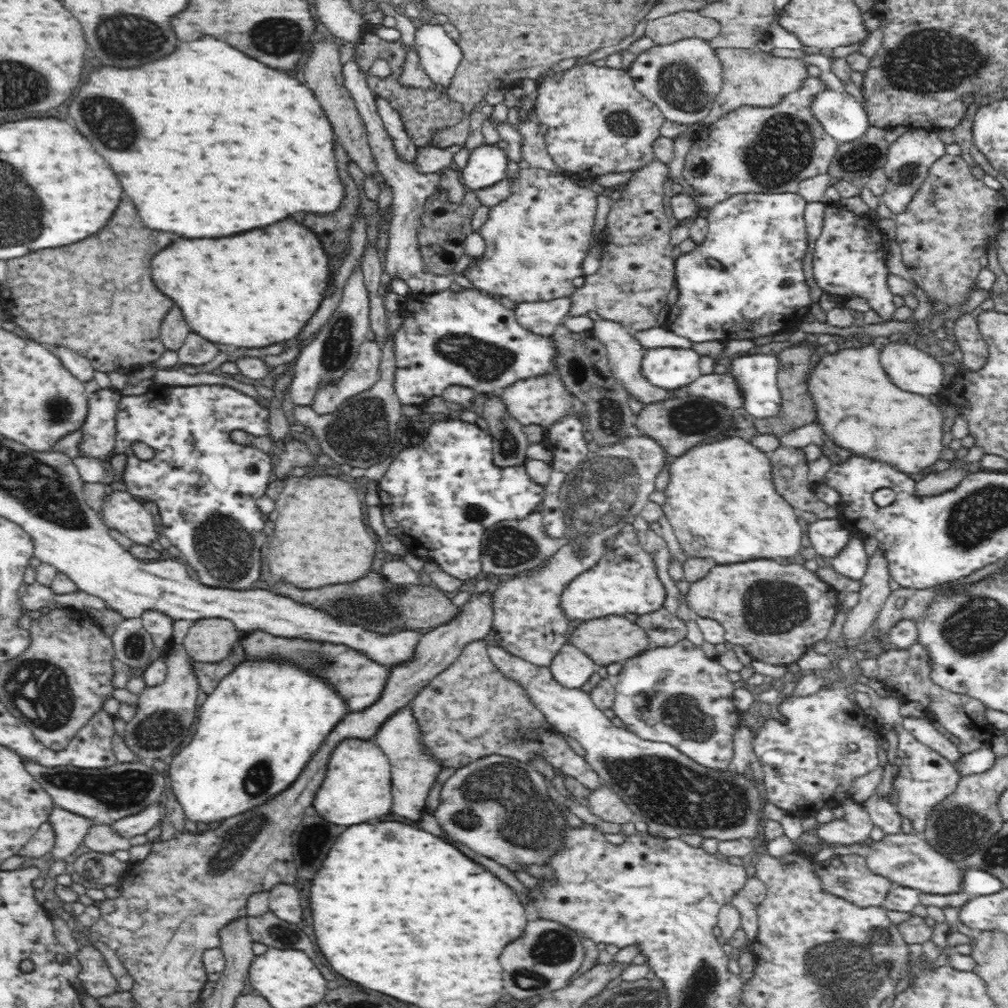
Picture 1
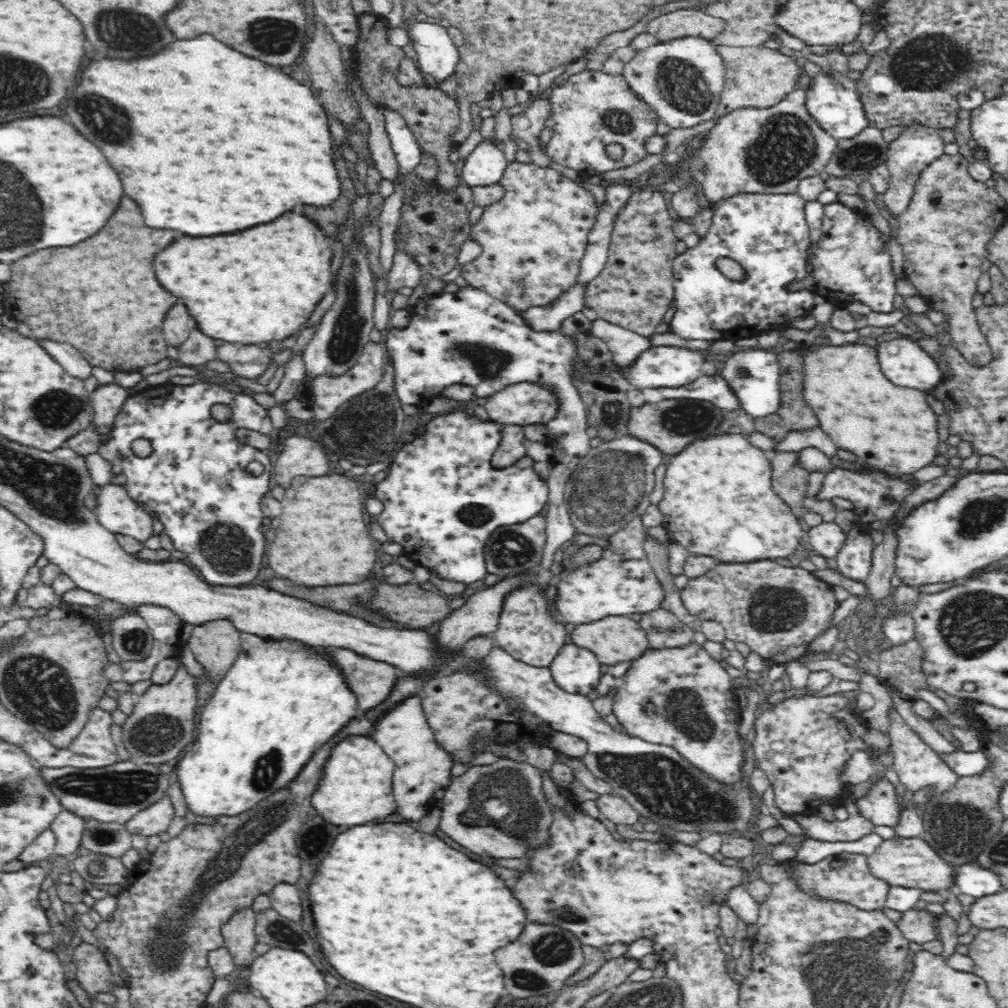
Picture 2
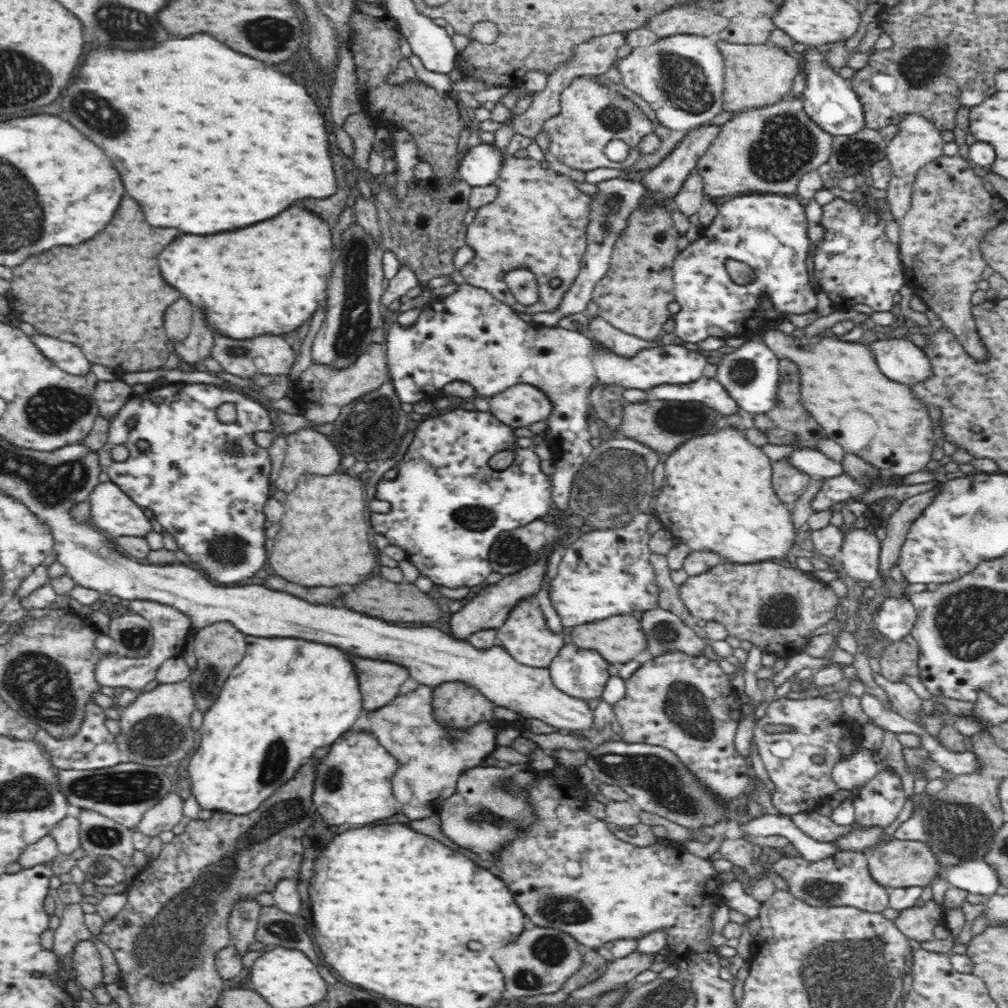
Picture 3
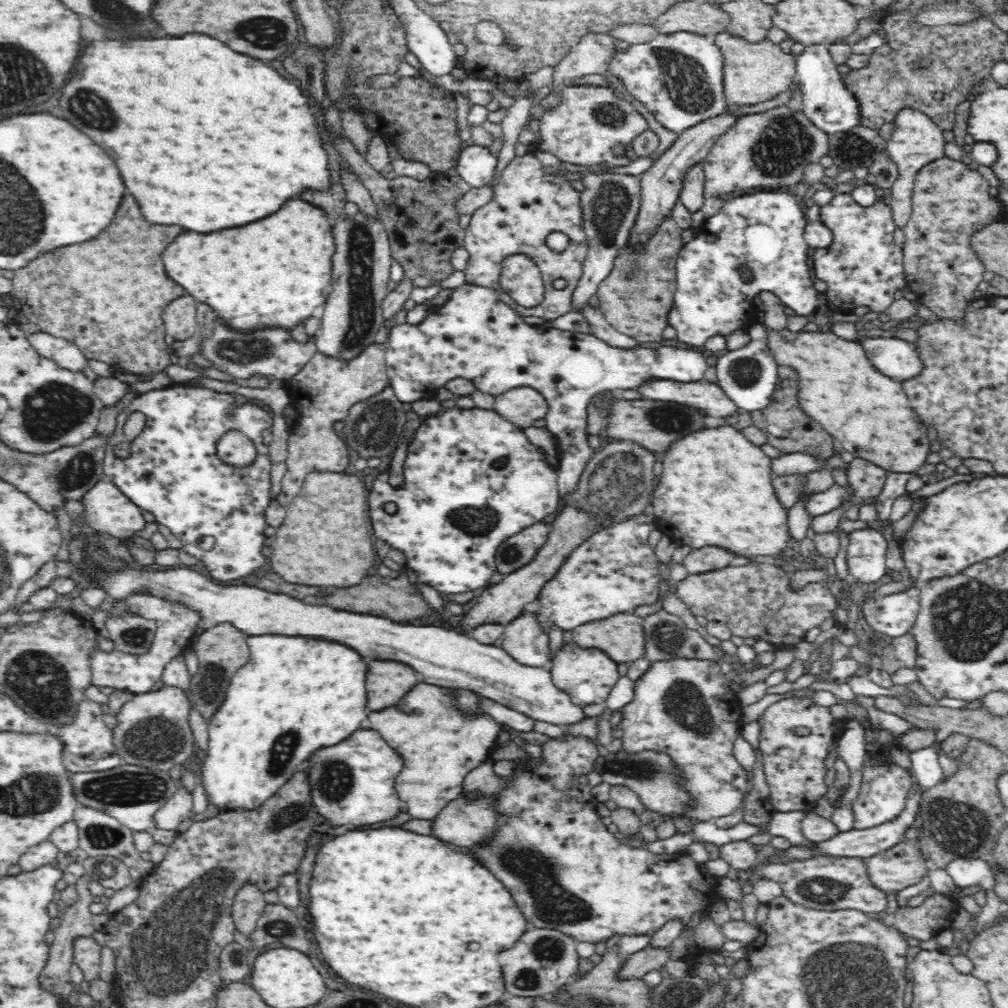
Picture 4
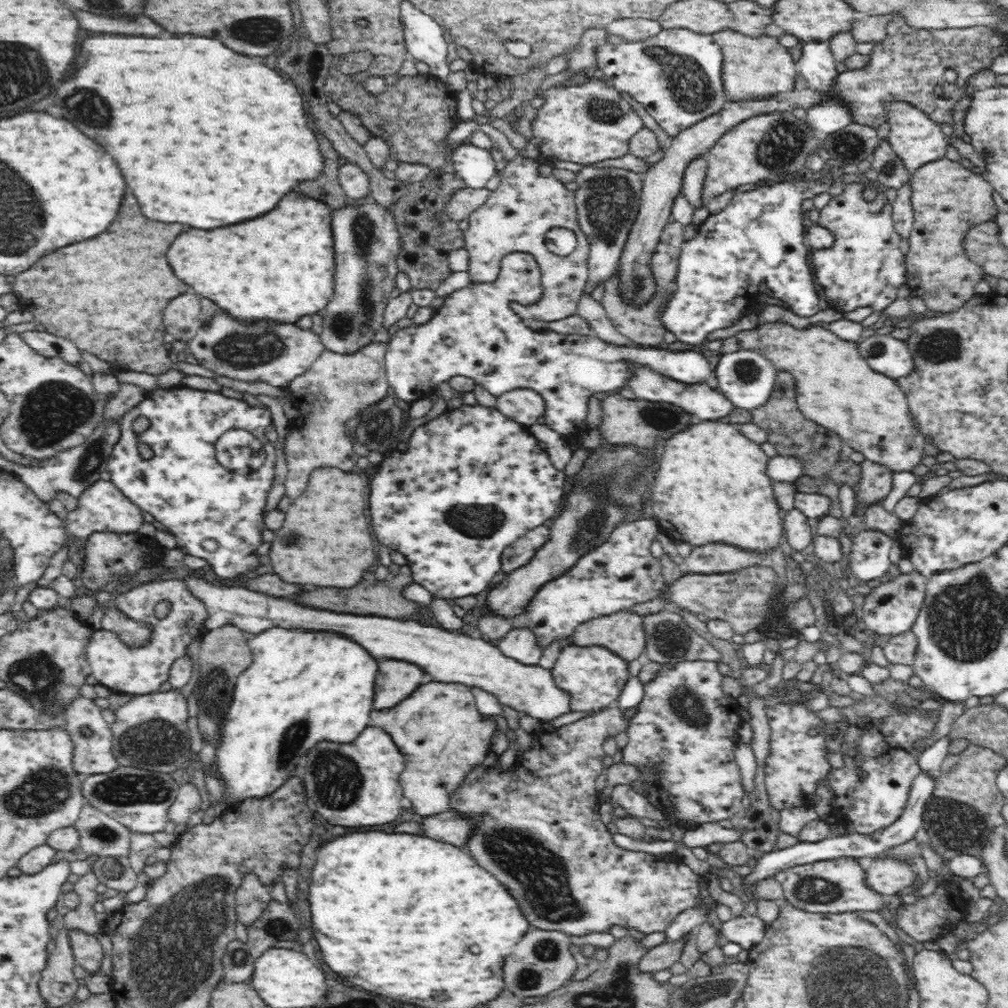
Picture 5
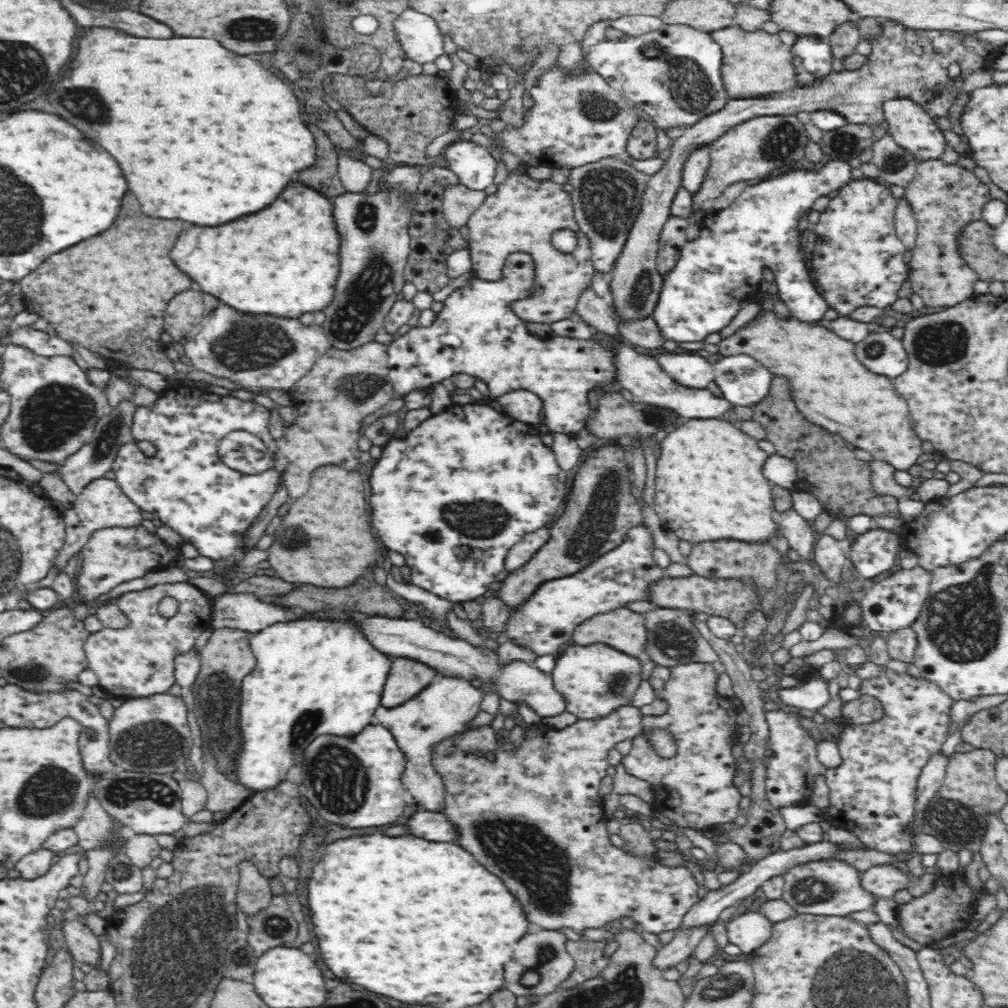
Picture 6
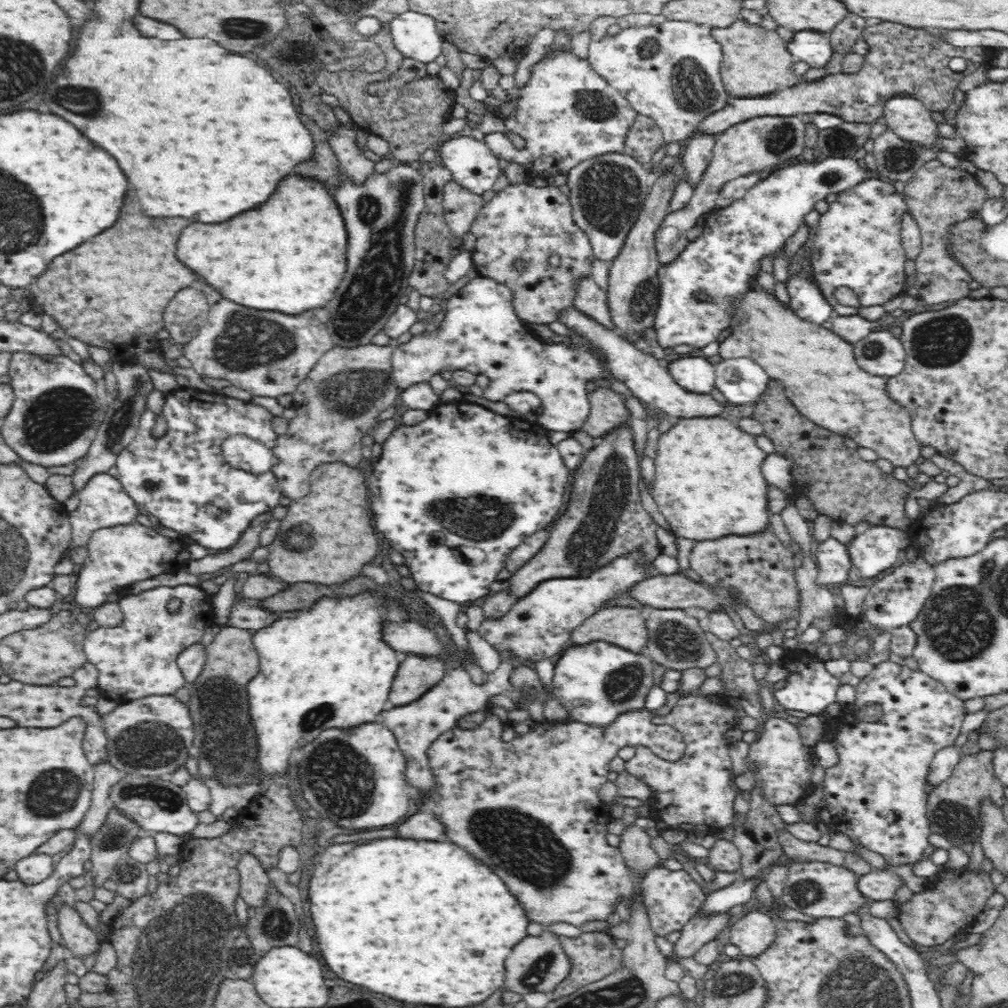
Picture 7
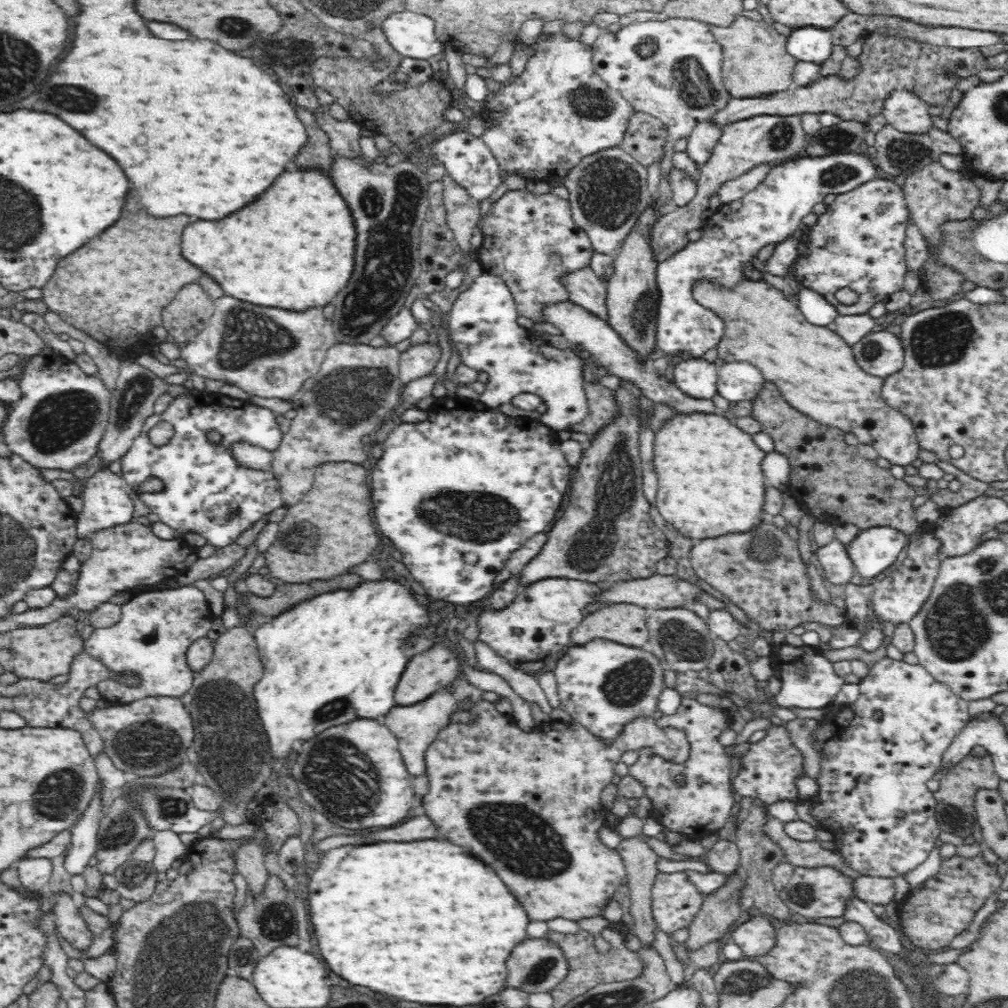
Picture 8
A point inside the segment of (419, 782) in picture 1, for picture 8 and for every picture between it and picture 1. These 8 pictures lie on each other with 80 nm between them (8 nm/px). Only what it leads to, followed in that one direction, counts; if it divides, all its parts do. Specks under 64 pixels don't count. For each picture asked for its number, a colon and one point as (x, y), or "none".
2: (422, 774)
3: (430, 760)
4: (439, 747)
5: (438, 729)
6: (442, 710)
7: (417, 725)
8: (416, 726)

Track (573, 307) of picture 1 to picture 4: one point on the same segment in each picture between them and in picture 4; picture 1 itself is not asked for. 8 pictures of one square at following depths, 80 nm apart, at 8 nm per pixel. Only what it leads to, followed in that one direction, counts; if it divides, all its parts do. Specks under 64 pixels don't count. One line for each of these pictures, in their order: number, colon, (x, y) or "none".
2: (633, 290)
3: (633, 296)
4: (636, 297)

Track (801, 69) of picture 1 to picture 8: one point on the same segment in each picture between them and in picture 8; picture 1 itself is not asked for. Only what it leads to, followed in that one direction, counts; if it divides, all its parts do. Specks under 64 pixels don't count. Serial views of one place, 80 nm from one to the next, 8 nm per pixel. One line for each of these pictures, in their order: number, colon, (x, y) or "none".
2: (755, 77)
3: (758, 75)
4: (753, 72)
5: (755, 68)
6: (756, 64)
7: (757, 62)
8: (756, 62)

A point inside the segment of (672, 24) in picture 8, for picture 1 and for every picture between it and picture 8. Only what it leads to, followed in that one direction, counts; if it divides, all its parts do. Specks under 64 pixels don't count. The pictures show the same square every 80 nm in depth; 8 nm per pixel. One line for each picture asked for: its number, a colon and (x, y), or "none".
1: (682, 79)
2: (682, 78)
3: (681, 77)
4: (679, 77)
5: (676, 75)
6: (672, 73)
7: (671, 72)

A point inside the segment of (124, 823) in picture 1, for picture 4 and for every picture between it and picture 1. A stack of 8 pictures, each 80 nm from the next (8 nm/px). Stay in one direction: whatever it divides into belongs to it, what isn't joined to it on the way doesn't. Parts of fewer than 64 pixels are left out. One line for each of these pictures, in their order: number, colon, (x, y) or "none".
2: (155, 819)
3: (163, 817)
4: (176, 810)

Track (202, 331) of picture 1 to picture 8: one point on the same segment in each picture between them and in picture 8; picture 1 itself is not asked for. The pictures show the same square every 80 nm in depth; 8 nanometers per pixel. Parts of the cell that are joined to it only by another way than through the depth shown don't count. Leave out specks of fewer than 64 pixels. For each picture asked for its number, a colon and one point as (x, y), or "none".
2: (260, 285)
3: (267, 279)
4: (276, 272)
5: (280, 267)
6: (284, 261)
7: (290, 255)
8: (292, 250)

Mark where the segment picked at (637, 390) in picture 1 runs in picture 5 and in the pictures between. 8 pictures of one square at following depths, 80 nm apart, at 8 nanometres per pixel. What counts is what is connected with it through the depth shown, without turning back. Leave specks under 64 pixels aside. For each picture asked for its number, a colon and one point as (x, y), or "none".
2: (625, 345)
3: (627, 345)
4: (599, 326)
5: (592, 311)

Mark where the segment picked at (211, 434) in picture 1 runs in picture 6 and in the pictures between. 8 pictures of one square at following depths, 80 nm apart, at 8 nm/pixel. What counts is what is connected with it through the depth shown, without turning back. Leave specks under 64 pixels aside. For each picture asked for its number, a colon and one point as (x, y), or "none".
2: (197, 481)
3: (211, 499)
4: (173, 471)
5: (183, 485)
6: (185, 485)

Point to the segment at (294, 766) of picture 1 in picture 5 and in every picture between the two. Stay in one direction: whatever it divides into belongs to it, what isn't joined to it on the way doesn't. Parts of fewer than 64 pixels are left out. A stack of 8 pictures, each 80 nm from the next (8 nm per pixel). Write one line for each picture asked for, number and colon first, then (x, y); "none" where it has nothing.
2: (274, 708)
3: (287, 697)
4: (292, 696)
5: (302, 687)

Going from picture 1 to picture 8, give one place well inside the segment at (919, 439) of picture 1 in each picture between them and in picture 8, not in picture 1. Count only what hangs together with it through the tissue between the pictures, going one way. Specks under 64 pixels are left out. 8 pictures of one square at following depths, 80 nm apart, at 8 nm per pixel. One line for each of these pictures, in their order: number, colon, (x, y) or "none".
2: (894, 428)
3: (881, 422)
4: (867, 413)
5: (836, 389)
6: (834, 391)
7: (822, 380)
8: (815, 368)

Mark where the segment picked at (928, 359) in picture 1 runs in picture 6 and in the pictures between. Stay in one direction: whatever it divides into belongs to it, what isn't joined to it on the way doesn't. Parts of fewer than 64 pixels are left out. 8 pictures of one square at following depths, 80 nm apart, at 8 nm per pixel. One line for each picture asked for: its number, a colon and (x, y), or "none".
2: (904, 362)
3: (901, 360)
4: (896, 358)
5: (886, 354)
6: (884, 354)

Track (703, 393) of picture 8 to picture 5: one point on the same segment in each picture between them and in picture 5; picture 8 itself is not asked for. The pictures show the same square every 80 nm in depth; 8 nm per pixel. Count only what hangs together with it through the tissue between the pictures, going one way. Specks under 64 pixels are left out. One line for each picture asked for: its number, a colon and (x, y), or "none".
5: (476, 333)
6: (694, 371)
7: (695, 374)

